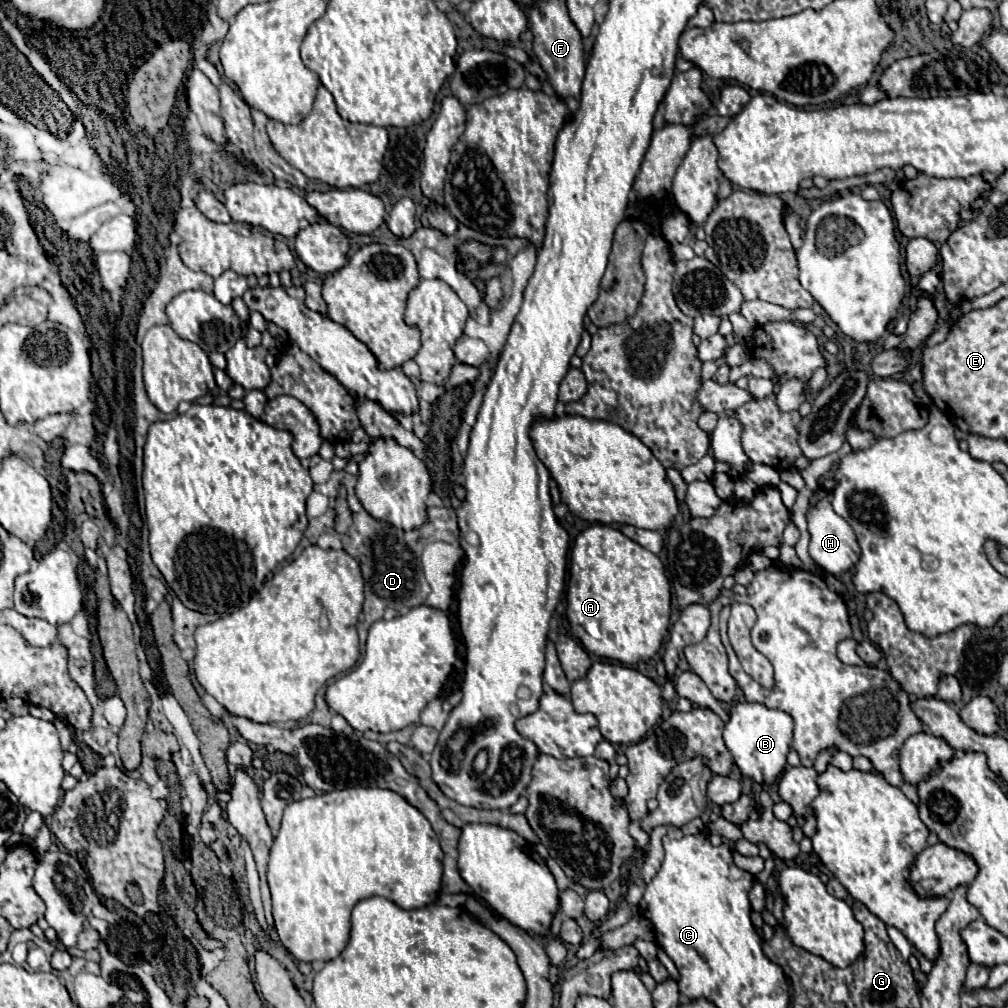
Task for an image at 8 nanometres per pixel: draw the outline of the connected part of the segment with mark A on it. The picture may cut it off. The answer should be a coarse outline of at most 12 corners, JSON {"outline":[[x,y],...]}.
{"outline":[[594,524],[566,616],[588,653],[648,662],[670,624],[656,554]]}

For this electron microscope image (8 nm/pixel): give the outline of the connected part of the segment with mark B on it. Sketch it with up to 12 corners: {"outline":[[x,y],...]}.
{"outline":[[732,702],[724,742],[758,784],[786,768],[794,720]]}

